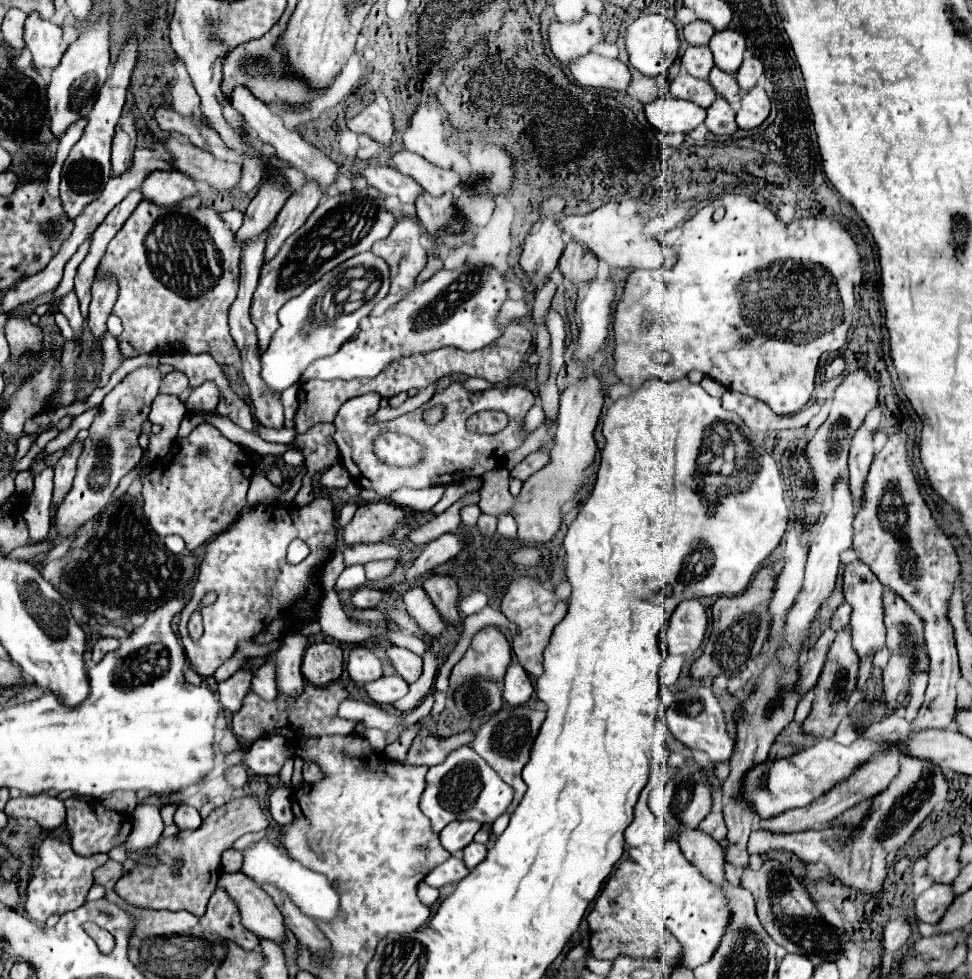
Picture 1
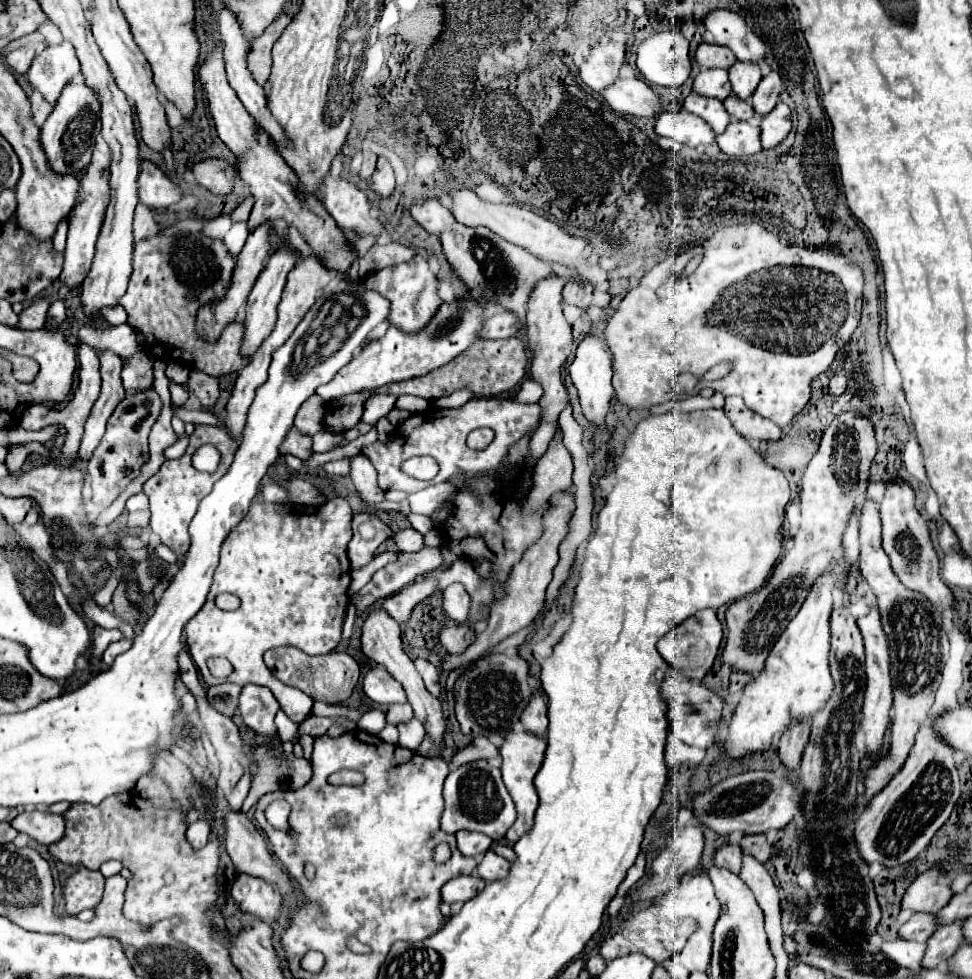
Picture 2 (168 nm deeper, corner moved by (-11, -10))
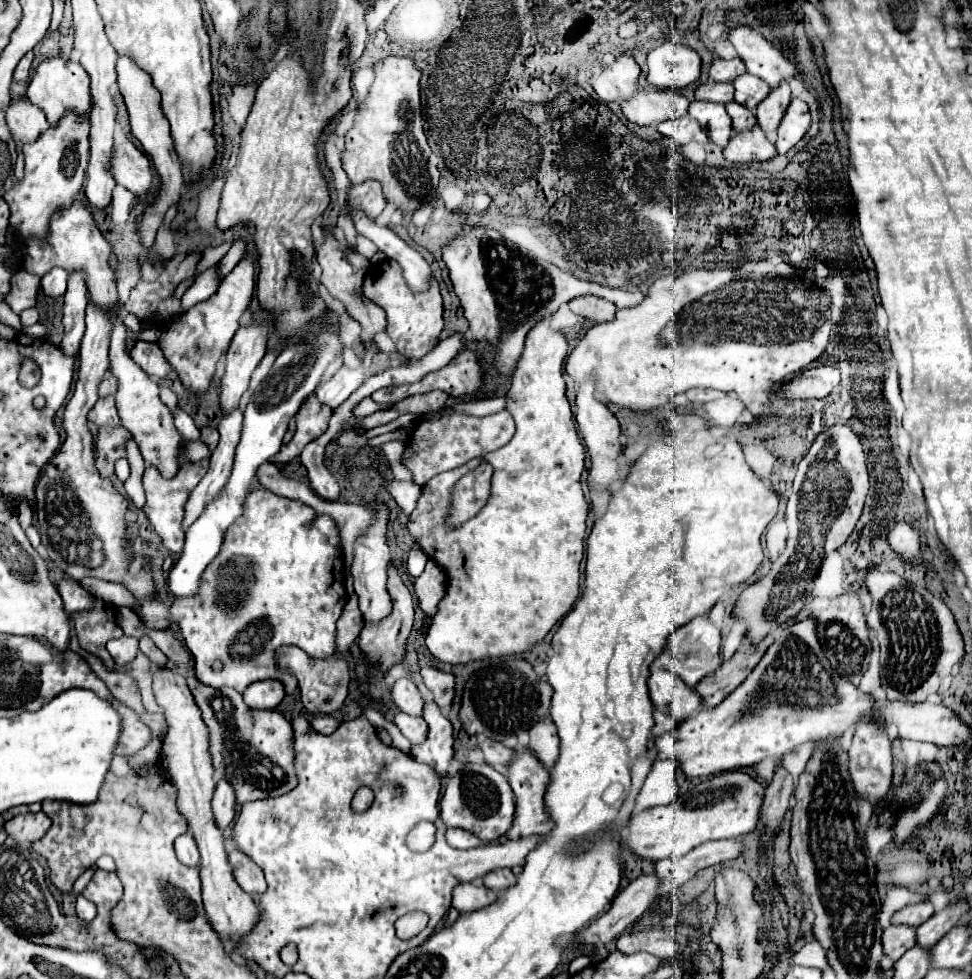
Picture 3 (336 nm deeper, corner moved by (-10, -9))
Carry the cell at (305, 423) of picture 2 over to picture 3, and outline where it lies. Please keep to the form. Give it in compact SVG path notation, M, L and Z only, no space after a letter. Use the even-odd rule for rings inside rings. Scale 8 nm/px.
M311 395L303 403L303 407L299 409L299 413L295 417L297 429L295 429L293 439L287 445L283 445L283 449L271 461L273 463L277 463L277 461L279 463L293 461L303 451L303 447L307 443L311 443L313 439L317 439L319 435L325 433L331 415L333 415L333 409L327 407L327 405L323 405L315 395Z

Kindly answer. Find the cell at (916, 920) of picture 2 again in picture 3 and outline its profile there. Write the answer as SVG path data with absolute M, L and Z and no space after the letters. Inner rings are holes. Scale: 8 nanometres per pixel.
M891 925L883 931L883 949L885 953L897 961L905 951L917 945L917 933L911 925Z

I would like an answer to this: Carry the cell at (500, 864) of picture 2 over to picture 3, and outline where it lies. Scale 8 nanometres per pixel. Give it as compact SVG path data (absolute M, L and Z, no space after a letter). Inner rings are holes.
M495 869L483 877L483 885L487 885L487 889L501 891L515 885L515 875L511 873L511 869Z

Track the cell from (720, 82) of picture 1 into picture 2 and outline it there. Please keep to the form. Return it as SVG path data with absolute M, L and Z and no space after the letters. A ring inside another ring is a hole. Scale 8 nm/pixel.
M730 96L724 100L724 106L728 110L728 114L734 118L734 120L750 120L754 116L754 108L750 106L750 102L746 100L740 100L736 96Z

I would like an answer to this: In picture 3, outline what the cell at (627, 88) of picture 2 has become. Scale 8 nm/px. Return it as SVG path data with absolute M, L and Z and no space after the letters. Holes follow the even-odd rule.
M639 89L633 97L621 103L627 121L635 125L653 125L687 115L689 101L677 91L647 91Z

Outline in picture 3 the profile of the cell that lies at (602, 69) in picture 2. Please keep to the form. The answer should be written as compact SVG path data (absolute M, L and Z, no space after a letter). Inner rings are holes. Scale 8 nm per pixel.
M621 53L613 63L603 67L599 77L591 79L591 87L595 89L601 101L621 103L623 99L631 97L631 93L635 93L639 73L641 69L635 59L629 53Z

